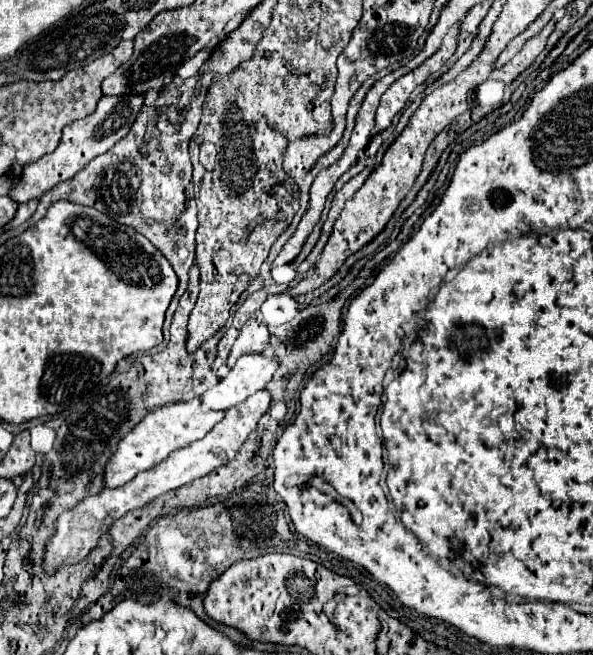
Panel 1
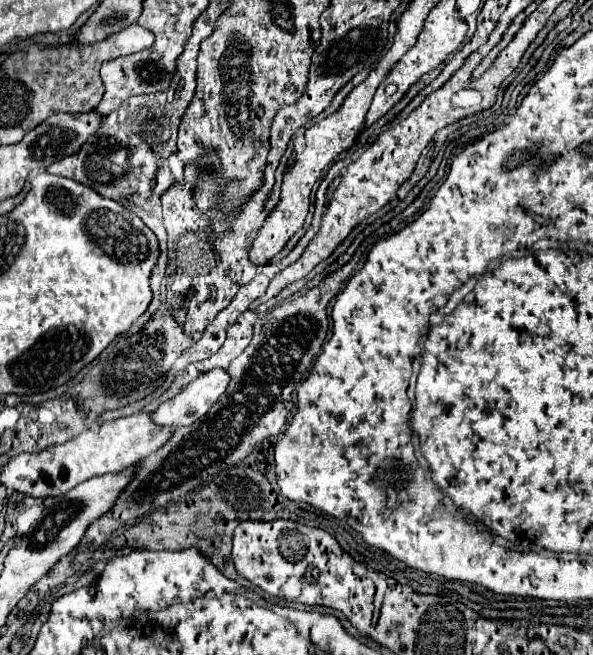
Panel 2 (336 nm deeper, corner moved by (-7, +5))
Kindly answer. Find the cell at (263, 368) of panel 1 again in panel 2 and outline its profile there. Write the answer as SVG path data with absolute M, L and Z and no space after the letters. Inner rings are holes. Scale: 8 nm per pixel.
M211 369L201 373L195 381L183 387L181 393L161 403L151 419L161 427L183 427L193 425L197 419L205 417L209 407L219 399L219 395L227 389L229 375L223 369Z

